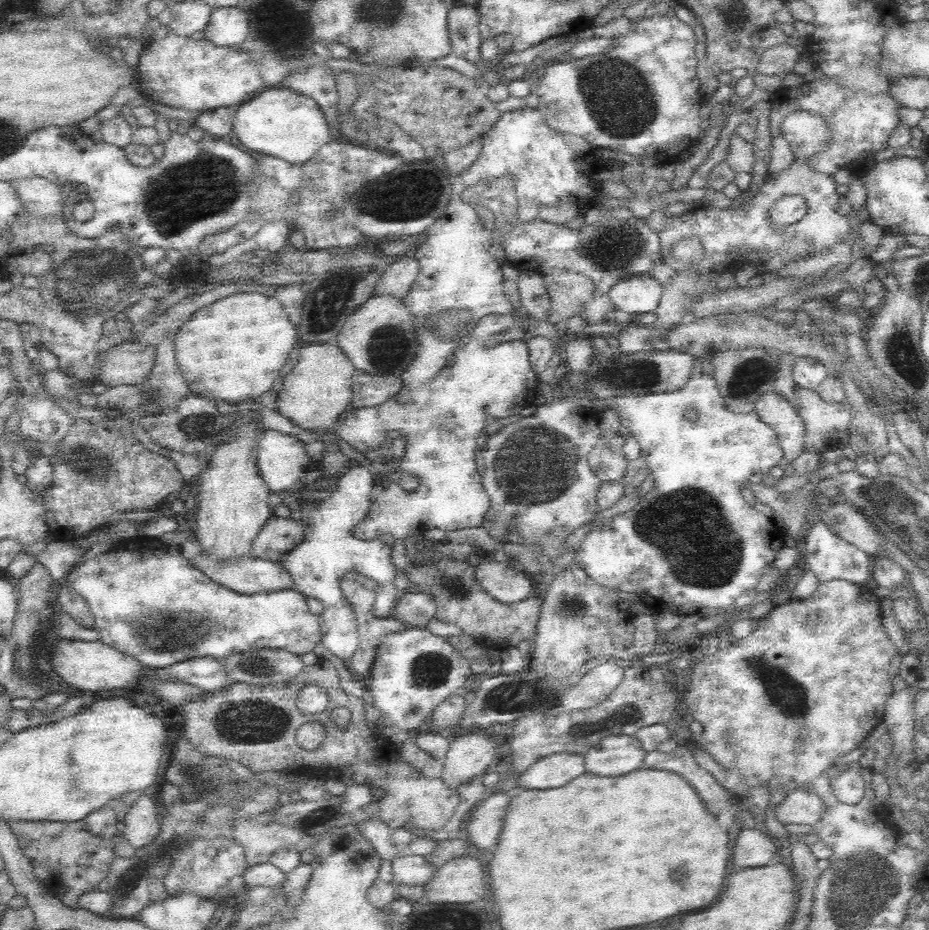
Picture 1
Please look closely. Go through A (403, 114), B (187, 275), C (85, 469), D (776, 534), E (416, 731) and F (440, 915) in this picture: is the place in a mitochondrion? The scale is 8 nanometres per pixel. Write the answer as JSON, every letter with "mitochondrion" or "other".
{"A":"other","B":"other","C":"mitochondrion","D":"other","E":"other","F":"other"}

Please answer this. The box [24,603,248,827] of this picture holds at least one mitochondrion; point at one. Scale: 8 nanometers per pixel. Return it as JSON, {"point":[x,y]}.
{"point":[38,637]}

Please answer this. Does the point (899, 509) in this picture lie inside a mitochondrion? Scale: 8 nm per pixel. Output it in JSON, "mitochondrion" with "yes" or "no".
{"mitochondrion":"yes"}

